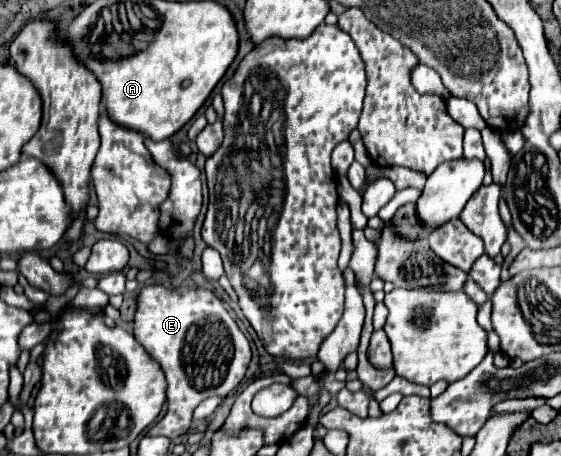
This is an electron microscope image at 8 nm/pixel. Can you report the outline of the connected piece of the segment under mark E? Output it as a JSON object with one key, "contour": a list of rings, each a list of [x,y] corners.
{"contour":[[[143,286],[135,298],[135,338],[147,352],[161,364],[167,378],[167,412],[165,416],[153,424],[147,434],[149,436],[167,436],[175,440],[189,430],[191,414],[195,406],[209,398],[221,396],[225,398],[237,384],[243,380],[247,366],[251,362],[251,346],[245,334],[239,330],[237,322],[231,318],[221,298],[209,288],[165,288],[165,286]]]}

